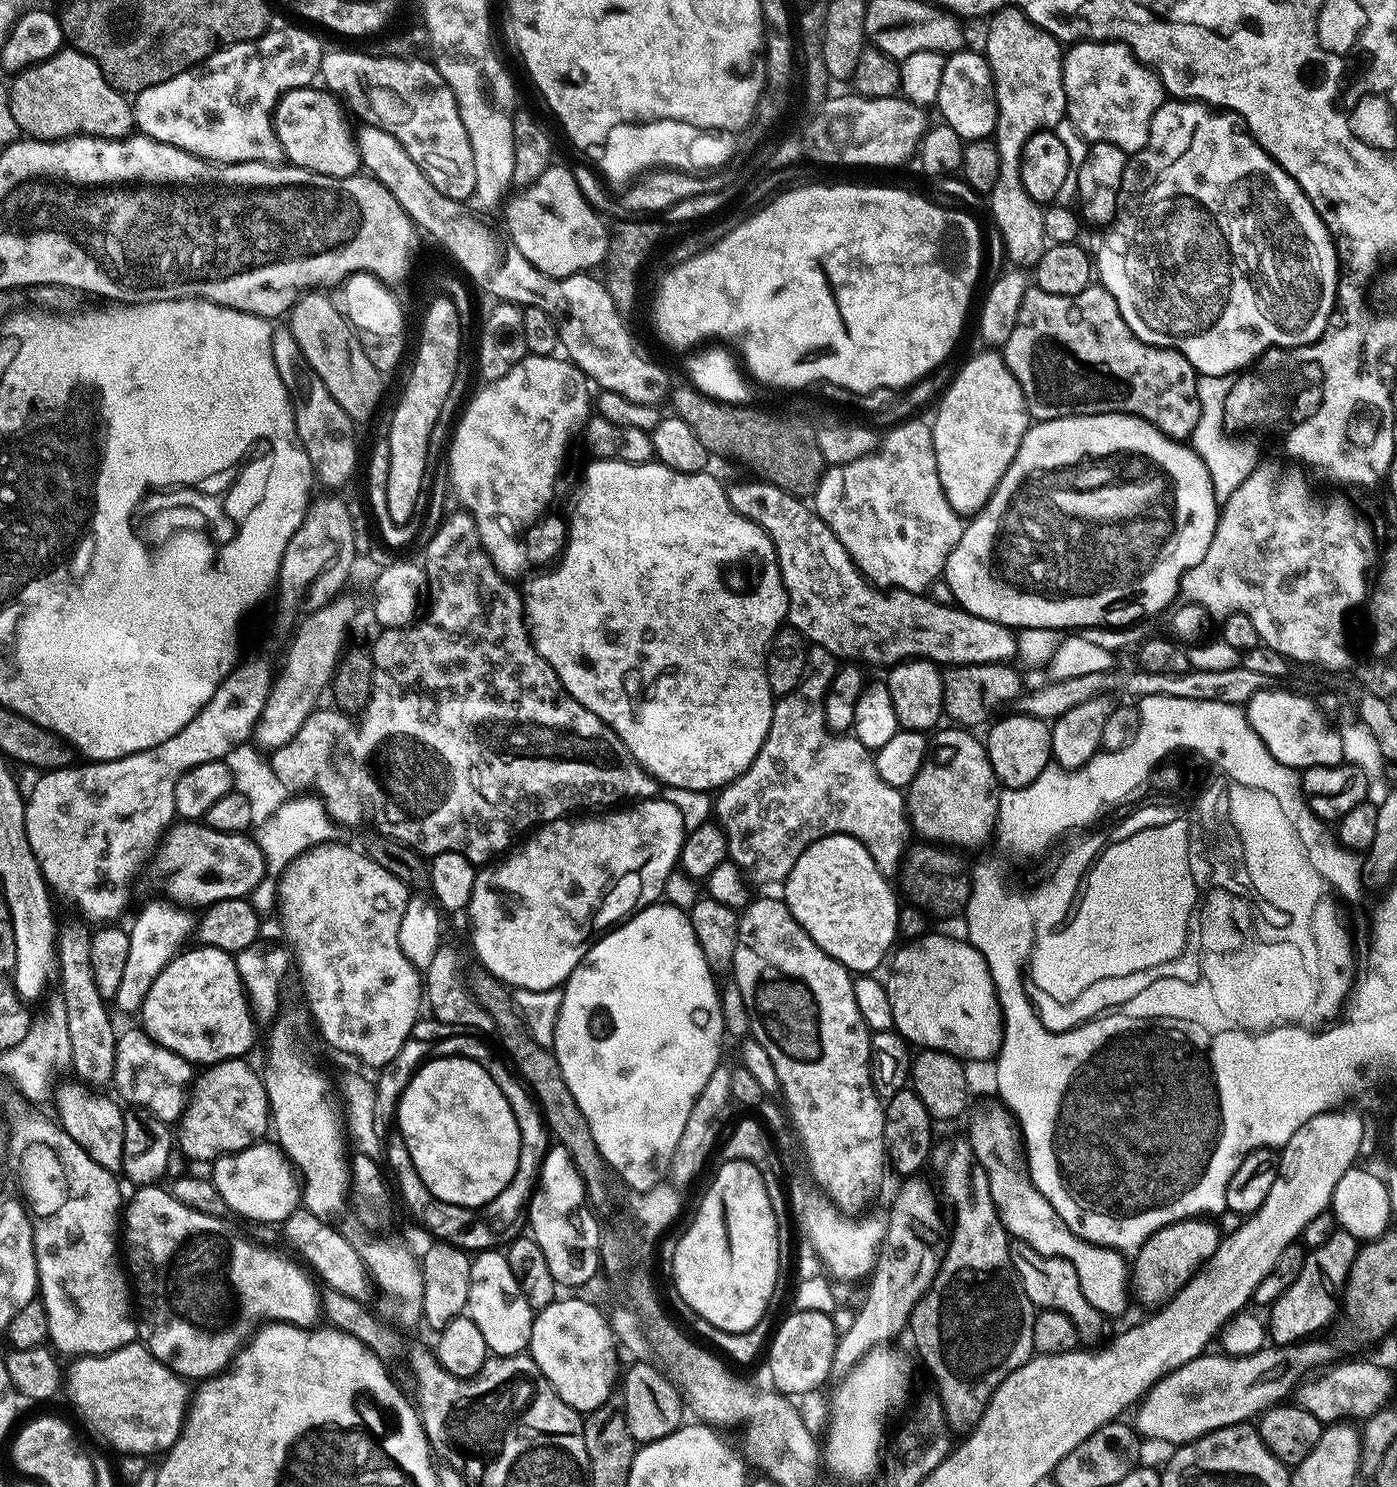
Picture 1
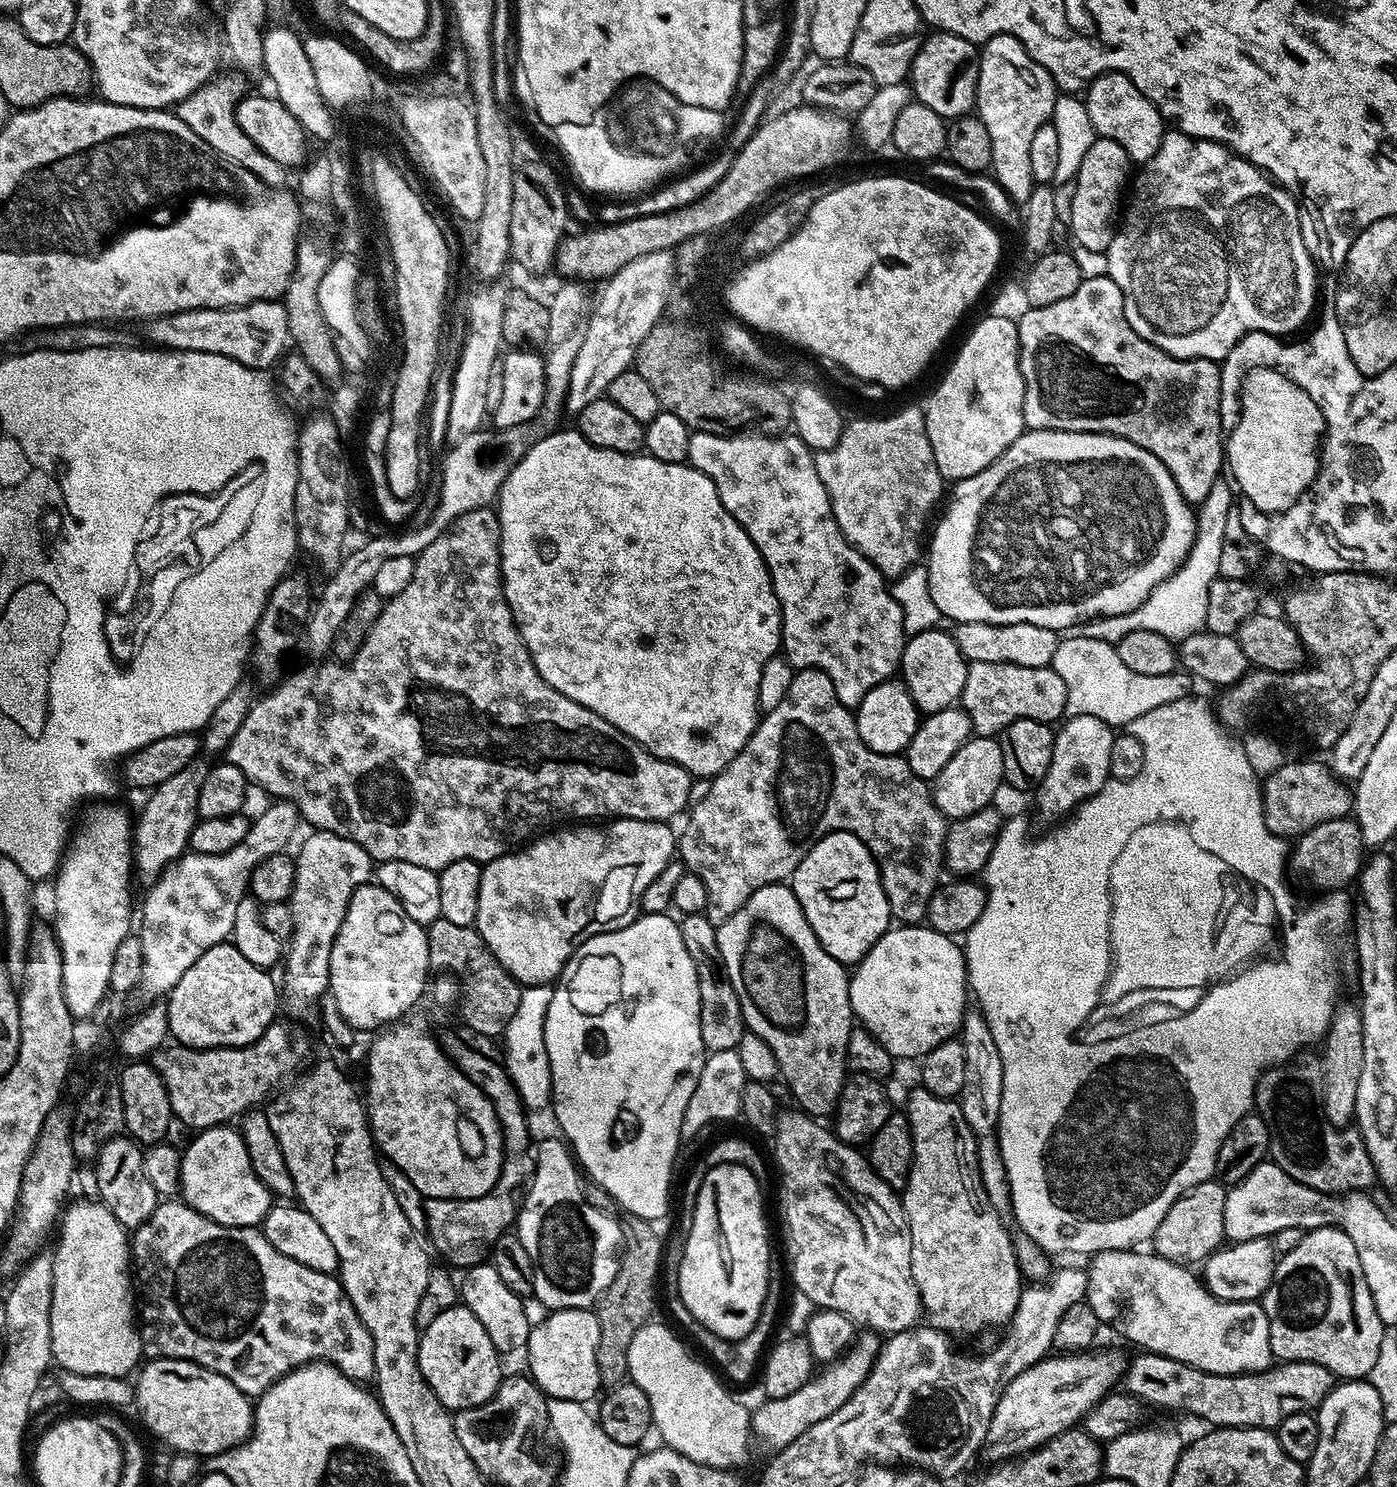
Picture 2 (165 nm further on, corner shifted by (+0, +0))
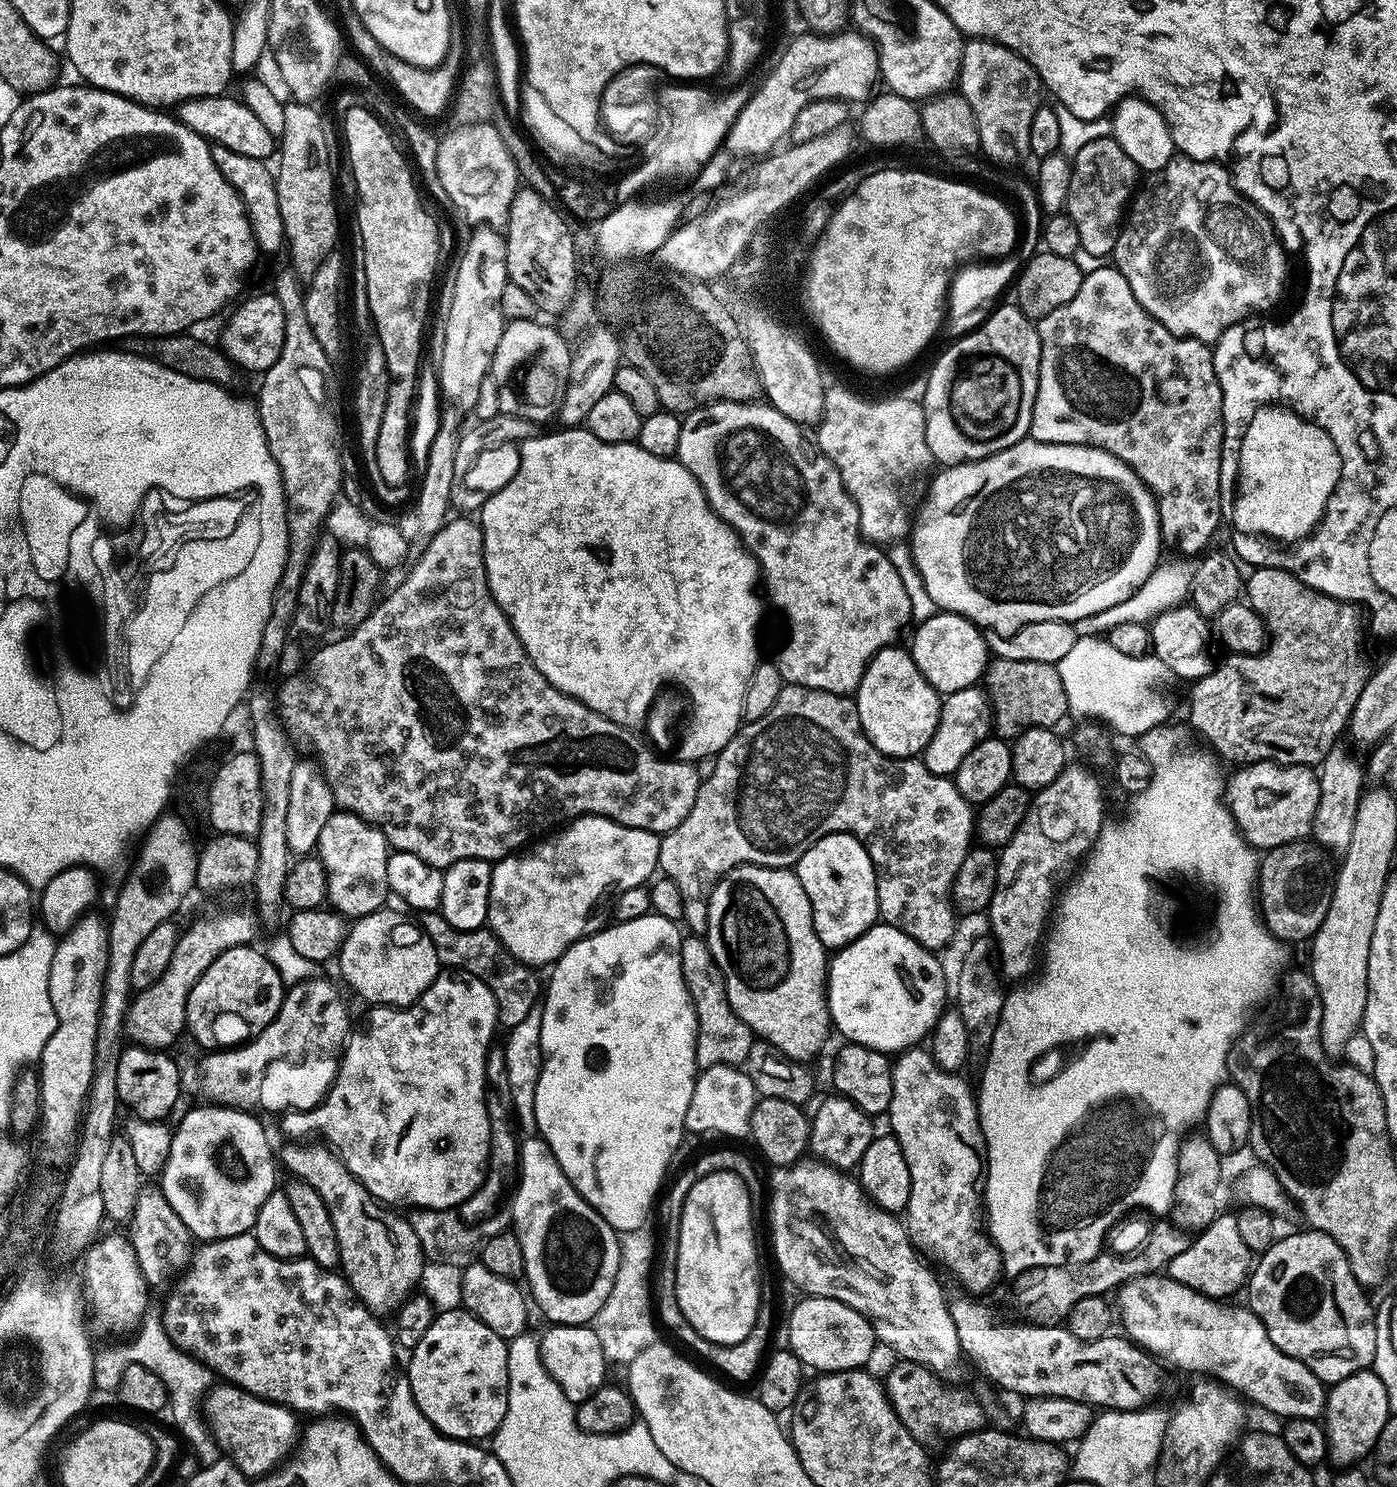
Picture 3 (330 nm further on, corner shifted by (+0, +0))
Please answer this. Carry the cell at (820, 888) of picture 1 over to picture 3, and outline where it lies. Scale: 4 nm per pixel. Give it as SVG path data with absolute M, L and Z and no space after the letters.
M849 832L822 837L802 854L794 871L802 882L802 890L806 890L806 898L810 898L814 930L825 949L844 948L877 923L880 907L876 893L876 866L858 837Z

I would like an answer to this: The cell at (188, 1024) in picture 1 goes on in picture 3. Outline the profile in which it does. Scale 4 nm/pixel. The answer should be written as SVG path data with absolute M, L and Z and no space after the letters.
M256 946L227 948L194 982L186 1002L186 1028L204 1050L227 1050L259 1037L282 1006L286 985L268 957Z

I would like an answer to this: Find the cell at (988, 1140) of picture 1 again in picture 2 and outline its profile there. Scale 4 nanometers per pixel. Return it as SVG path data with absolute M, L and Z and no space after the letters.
M1106 1250L1105 1252L1095 1253L1091 1257L1092 1260L1086 1264L1088 1274L1088 1295L1086 1303L1092 1307L1094 1314L1098 1314L1101 1325L1113 1328L1120 1336L1125 1336L1132 1344L1137 1344L1137 1349L1144 1352L1153 1352L1155 1356L1165 1356L1166 1358L1174 1358L1178 1362L1182 1362L1186 1366L1194 1366L1203 1372L1210 1374L1226 1374L1227 1376L1238 1376L1242 1372L1267 1372L1273 1367L1274 1357L1272 1355L1272 1347L1270 1346L1270 1326L1268 1319L1264 1313L1263 1303L1255 1300L1247 1300L1246 1302L1226 1302L1219 1300L1216 1296L1211 1296L1203 1283L1192 1273L1191 1267L1183 1264L1175 1264L1166 1258L1153 1254L1151 1251L1140 1252L1144 1250Z

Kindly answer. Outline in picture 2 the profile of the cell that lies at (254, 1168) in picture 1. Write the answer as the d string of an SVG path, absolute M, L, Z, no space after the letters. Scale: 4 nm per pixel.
M232 1126L197 1131L180 1157L180 1192L183 1203L219 1224L251 1228L263 1221L274 1203L268 1187L252 1169L252 1159L243 1135Z

